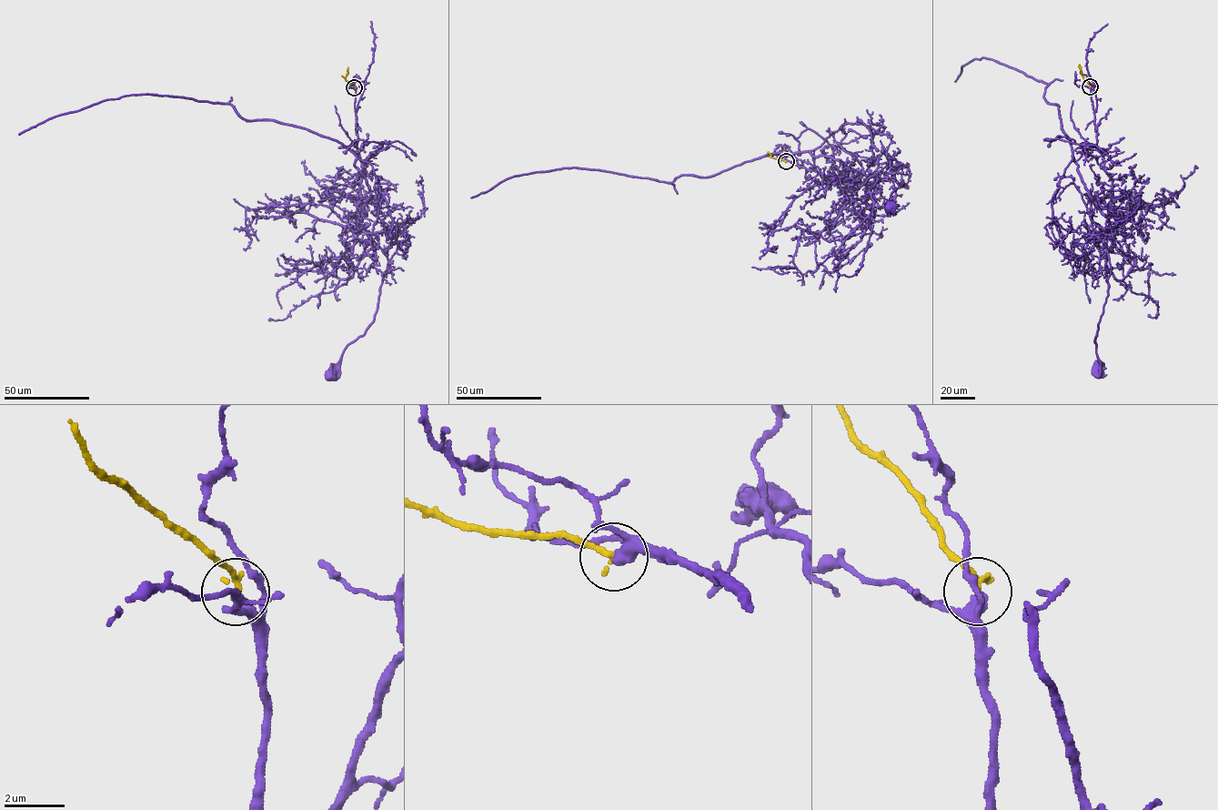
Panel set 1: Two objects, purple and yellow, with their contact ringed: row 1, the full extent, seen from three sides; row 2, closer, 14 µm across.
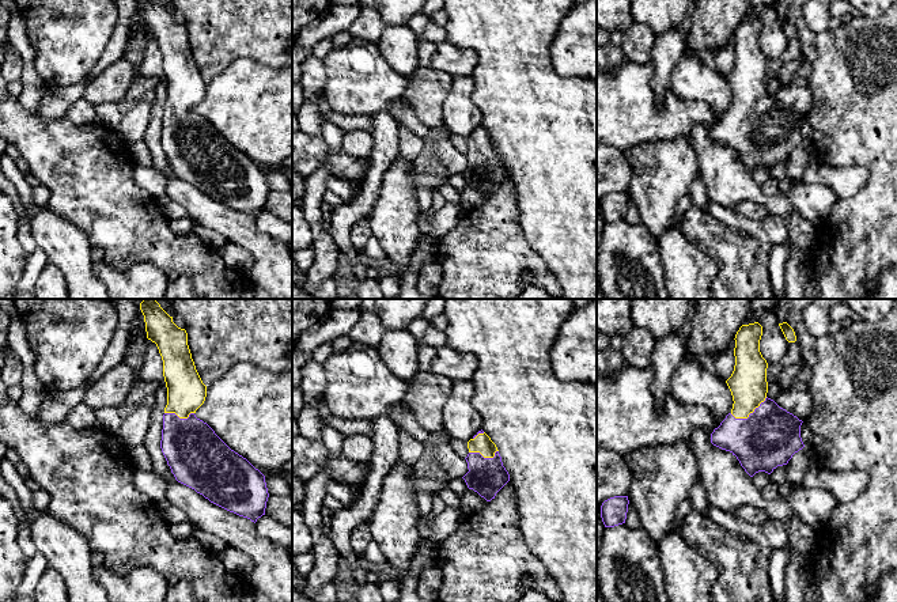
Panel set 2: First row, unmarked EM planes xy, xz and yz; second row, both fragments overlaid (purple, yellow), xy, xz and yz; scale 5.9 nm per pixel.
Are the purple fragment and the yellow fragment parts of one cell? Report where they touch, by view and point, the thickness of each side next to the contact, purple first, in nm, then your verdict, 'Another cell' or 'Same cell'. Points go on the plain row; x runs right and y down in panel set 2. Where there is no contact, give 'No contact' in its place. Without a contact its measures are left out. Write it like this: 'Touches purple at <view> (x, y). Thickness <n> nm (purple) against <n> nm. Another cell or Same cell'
Touches purple at yz (749, 112). Thickness 360 nm (purple) against 220 nm. Same cell

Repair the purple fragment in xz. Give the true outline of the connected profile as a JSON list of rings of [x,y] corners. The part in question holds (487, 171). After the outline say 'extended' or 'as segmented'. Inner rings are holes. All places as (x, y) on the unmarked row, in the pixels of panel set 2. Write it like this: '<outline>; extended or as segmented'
[[[481,125],[468,137],[469,149],[465,154],[469,167],[462,173],[469,185],[487,197],[510,177],[496,140]]]; extended

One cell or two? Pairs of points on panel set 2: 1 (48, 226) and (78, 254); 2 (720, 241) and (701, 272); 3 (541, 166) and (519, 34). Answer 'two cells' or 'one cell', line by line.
1: one cell
2: two cells
3: one cell

